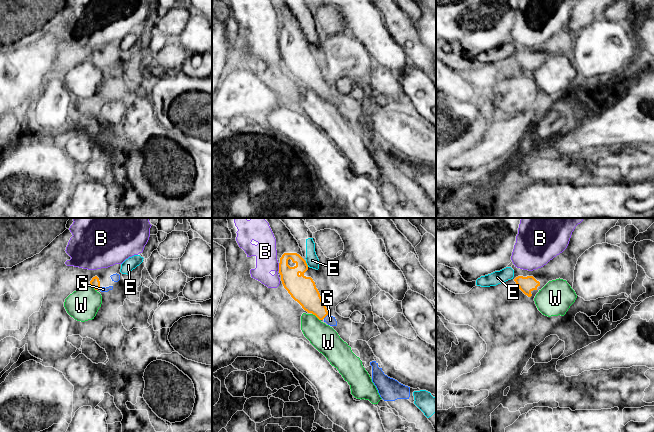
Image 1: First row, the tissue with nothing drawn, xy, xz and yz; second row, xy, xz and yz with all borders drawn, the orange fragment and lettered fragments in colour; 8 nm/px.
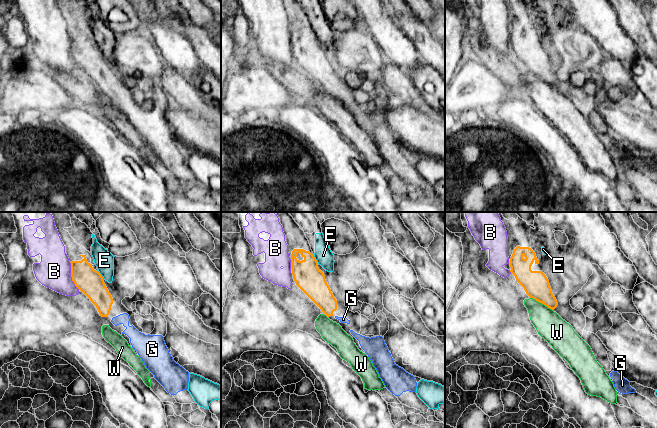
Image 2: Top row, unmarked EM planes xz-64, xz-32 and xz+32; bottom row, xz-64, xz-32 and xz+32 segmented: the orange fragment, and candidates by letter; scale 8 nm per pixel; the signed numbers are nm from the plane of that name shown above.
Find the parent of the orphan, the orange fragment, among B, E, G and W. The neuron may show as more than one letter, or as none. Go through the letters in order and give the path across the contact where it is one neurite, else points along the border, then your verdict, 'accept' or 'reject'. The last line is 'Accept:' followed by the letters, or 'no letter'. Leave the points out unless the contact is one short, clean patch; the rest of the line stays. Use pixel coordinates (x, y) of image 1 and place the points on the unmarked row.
B: border along xz (278, 39), (279, 46); reject
E: reject
G: runs through xz (305, 68), (325, 92), (330, 96); accept
W: reject
Accept: G

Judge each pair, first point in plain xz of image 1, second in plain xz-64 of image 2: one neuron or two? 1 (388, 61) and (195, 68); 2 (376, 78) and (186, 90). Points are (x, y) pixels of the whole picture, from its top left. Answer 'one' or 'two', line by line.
1: one
2: one

